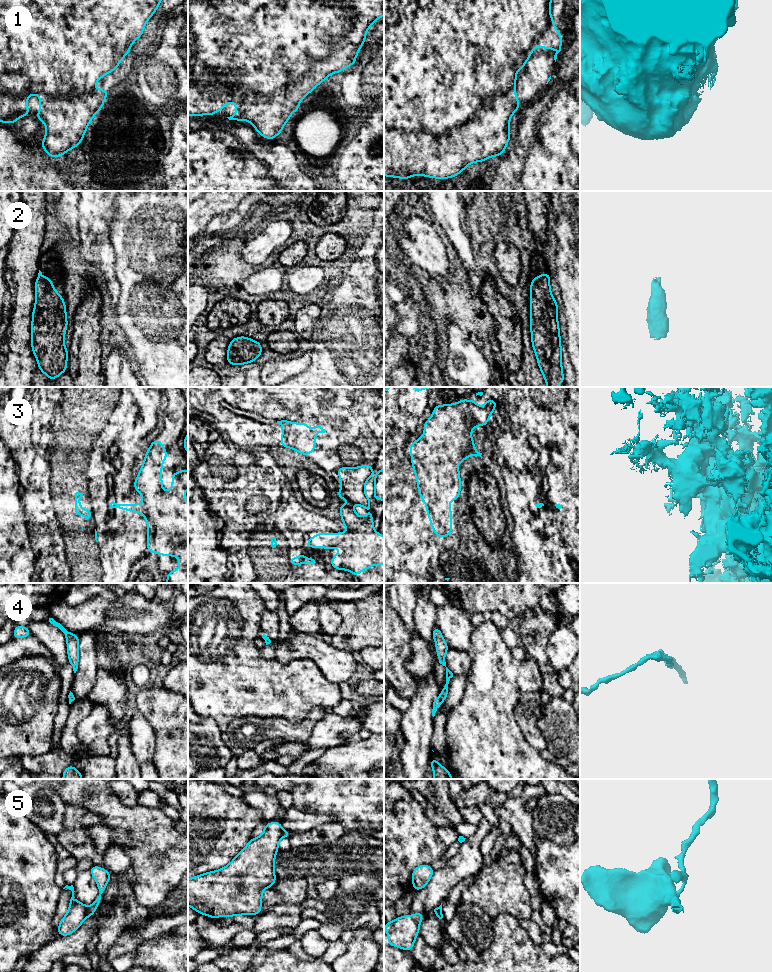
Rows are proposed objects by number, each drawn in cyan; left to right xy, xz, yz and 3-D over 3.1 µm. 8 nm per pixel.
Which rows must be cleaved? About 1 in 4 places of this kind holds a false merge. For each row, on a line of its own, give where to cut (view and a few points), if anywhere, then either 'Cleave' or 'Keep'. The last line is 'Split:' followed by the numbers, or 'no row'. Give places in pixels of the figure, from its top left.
1: No split. Keep
2: No split. Keep
3: Split along xz (309, 539), (312, 545). Cleave
4: No split. Keep
5: Split along xy (87, 907), (85, 916). Cleave
Split: 3, 5

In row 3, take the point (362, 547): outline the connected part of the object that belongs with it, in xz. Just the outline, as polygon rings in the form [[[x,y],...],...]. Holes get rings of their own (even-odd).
[[[360,465],[355,467],[340,467],[337,474],[341,480],[342,489],[335,494],[341,499],[345,498],[350,502],[361,505],[369,511],[367,517],[359,517],[352,506],[340,504],[339,511],[341,521],[349,531],[348,533],[318,533],[310,540],[315,548],[342,548],[342,551],[331,558],[330,565],[339,570],[349,570],[354,577],[360,574],[362,570],[370,569],[372,565],[384,565],[384,536],[381,536],[373,527],[373,512],[371,510],[370,500],[365,493],[365,483],[371,476],[374,467]]]

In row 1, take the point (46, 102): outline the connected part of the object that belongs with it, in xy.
[[[0,0],[0,122],[15,124],[19,117],[30,115],[27,98],[31,94],[38,94],[40,112],[34,116],[40,121],[44,121],[46,127],[46,135],[41,147],[51,158],[62,156],[70,149],[77,147],[81,143],[89,123],[101,110],[104,99],[109,94],[106,89],[94,90],[95,83],[118,67],[131,50],[132,43],[143,35],[145,24],[156,12],[160,3],[161,0]]]

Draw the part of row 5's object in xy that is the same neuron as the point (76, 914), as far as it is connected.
[[[66,885],[63,889],[65,888],[72,891],[72,897],[70,899],[69,910],[57,927],[59,936],[68,936],[75,932],[86,918],[87,907],[74,898],[75,891],[73,885]]]

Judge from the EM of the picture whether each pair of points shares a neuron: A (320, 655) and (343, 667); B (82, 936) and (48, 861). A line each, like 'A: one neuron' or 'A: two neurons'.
A: one neuron
B: two neurons

